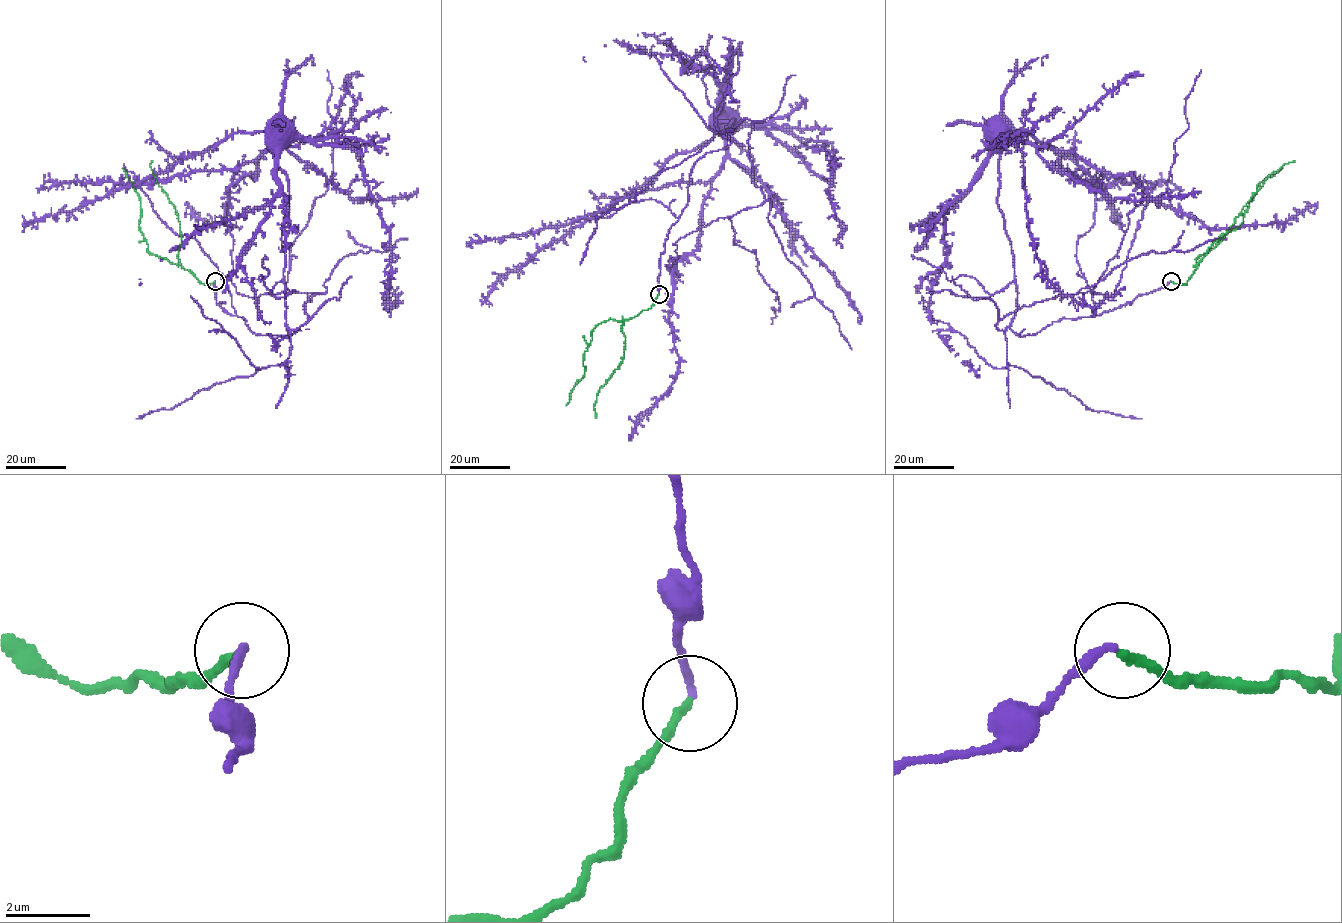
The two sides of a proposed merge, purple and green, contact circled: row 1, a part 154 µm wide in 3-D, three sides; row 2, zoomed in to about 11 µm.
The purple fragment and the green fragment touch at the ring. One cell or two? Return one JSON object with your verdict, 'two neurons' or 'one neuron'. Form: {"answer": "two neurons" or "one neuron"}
{"answer": "one neuron"}

